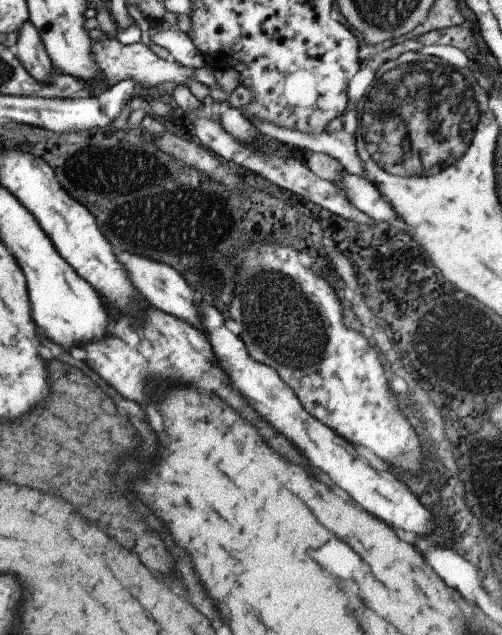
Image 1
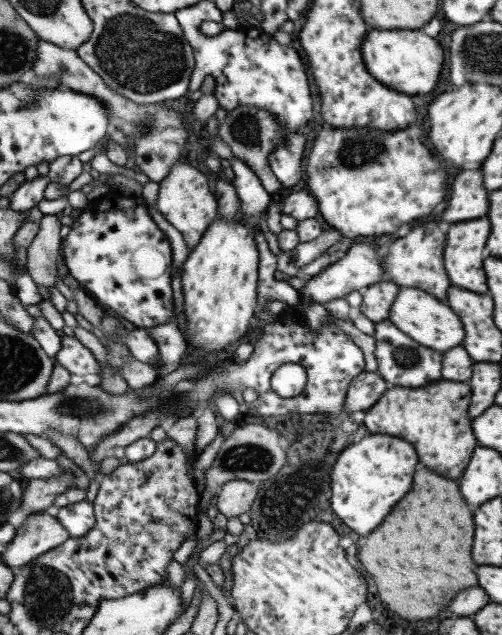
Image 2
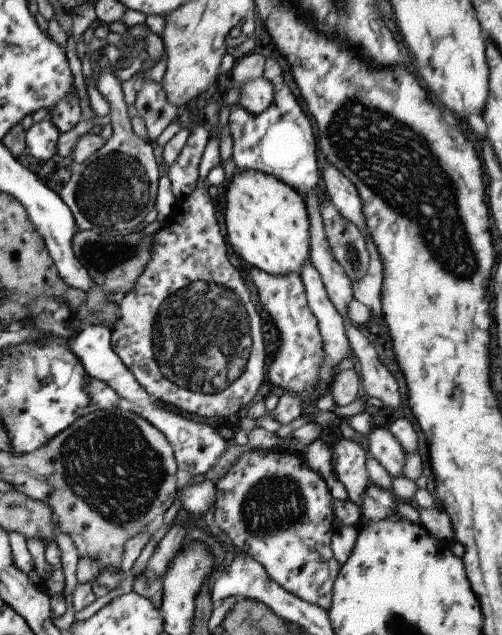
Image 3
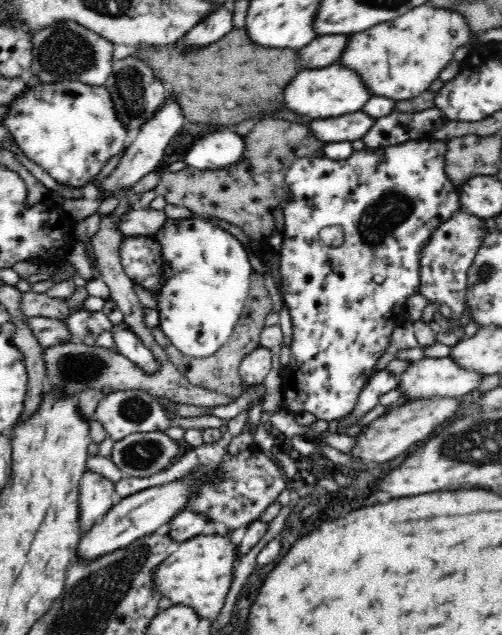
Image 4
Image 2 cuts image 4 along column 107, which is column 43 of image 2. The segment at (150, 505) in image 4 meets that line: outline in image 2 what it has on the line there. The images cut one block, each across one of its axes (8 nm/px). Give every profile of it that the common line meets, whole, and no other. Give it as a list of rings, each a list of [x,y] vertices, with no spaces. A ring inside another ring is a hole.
[[[45,511],[29,514],[17,528],[7,548],[1,552],[3,564],[11,570],[21,568],[47,550],[59,546],[67,538],[68,533],[57,522],[57,518]]]

